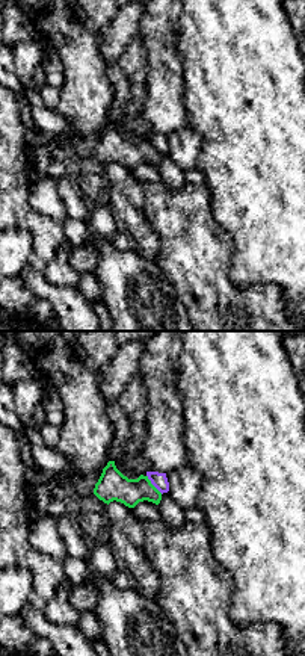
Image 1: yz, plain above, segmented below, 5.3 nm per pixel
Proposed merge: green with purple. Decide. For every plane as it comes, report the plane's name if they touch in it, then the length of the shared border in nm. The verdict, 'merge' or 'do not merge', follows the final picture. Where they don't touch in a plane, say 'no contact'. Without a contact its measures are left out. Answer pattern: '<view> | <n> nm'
yz | 130 nm

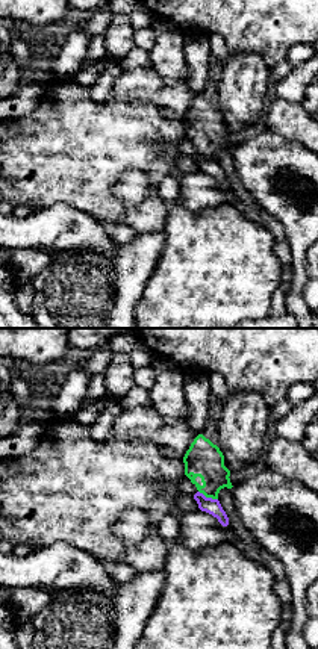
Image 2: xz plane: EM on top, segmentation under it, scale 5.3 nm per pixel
xz | 120 nm

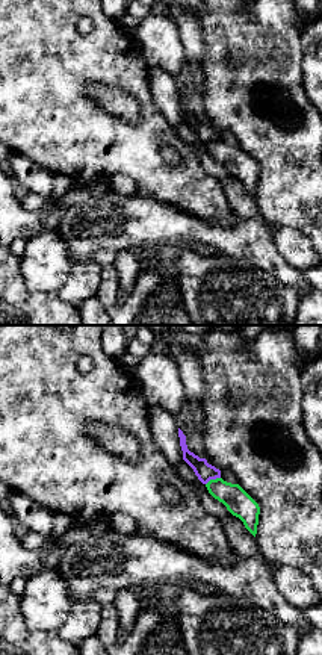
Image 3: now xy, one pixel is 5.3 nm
xy | 90 nm

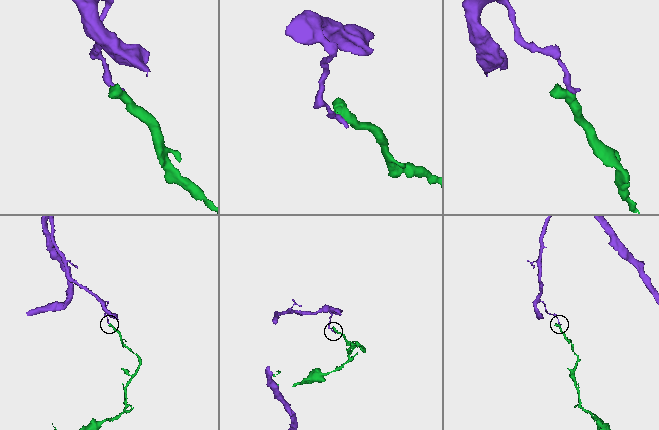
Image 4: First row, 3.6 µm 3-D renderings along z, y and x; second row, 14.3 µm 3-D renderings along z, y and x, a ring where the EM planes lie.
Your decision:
do not merge

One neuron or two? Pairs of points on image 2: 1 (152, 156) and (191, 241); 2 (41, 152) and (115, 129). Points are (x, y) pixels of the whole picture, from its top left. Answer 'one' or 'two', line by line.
1: two
2: one

